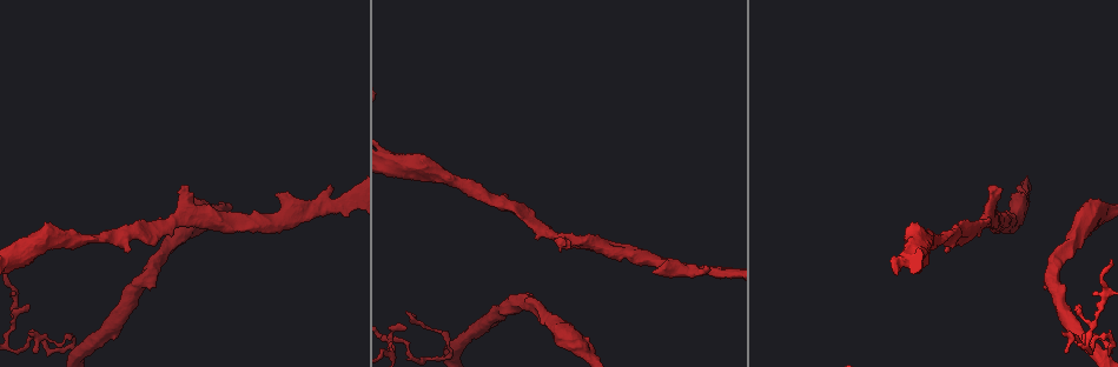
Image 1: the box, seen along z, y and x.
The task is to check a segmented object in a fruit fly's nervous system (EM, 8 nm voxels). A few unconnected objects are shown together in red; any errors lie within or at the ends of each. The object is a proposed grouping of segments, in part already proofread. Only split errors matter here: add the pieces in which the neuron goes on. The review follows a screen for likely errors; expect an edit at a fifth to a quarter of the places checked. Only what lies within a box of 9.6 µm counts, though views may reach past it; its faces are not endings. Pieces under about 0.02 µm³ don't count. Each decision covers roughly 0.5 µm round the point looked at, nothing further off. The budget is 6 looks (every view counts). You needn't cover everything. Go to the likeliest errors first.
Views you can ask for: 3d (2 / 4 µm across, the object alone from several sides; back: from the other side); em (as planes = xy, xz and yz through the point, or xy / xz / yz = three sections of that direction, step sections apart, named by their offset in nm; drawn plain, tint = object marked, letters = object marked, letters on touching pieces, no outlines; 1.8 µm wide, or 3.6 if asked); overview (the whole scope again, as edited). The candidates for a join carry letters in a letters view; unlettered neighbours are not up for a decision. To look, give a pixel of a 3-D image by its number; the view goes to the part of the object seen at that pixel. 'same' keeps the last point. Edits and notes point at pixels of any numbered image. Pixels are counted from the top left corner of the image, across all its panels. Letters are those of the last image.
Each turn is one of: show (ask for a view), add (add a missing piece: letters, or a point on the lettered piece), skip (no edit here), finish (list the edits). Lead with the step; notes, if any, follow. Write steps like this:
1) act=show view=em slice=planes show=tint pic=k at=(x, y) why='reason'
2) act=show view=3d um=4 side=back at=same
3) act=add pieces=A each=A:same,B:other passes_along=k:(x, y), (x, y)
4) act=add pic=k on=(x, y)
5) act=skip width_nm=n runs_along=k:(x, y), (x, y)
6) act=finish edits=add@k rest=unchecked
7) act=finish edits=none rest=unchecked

act=show view=3d um=4 pic=1 at=(30, 305) why='free end'

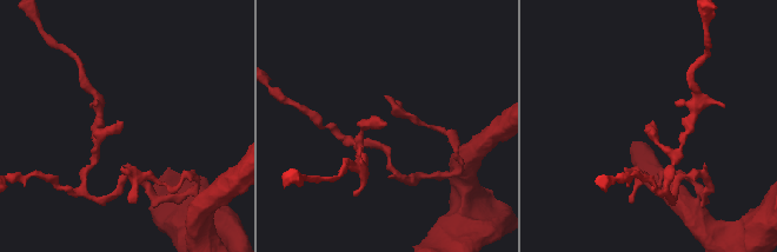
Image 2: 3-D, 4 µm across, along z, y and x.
act=show view=em slice=planes show=tint pic=2 at=(383, 126) why='shape alone is not enough'

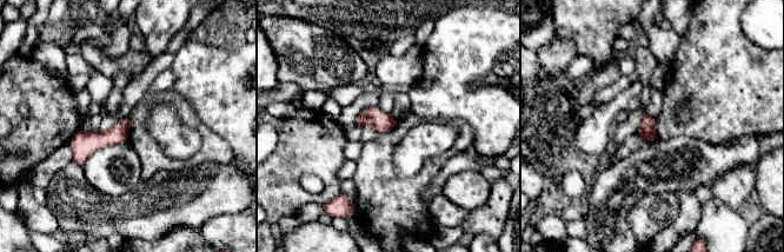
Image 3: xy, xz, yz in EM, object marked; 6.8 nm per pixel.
act=show view=em slice=planes show=letters at=same why='see the neighbours'

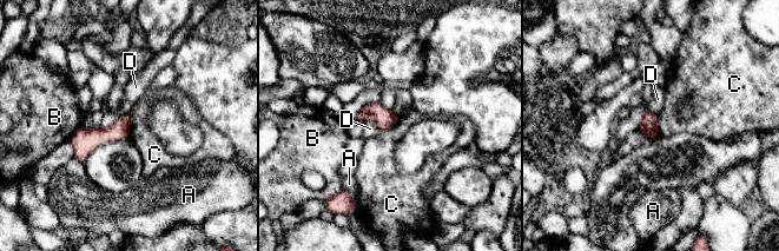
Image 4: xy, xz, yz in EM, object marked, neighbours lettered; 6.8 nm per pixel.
act=skip width_nm=120 each=A:other,B:other,C:other,D:other found='none of them fits'

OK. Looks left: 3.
act=show view=em slice=planes show=letters pic=1 at=(180, 189)

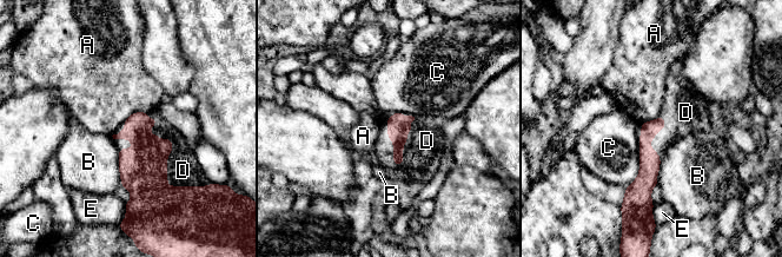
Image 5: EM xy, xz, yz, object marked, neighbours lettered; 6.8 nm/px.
act=add pic=5 on=(426, 140) each=A:other,B:other,C:other,D:same,E:other passes_along=5:(397, 129), (392, 140), (426, 140) found='the neuron continues'

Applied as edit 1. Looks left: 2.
act=finish edits=add@5 rest=unchecked

